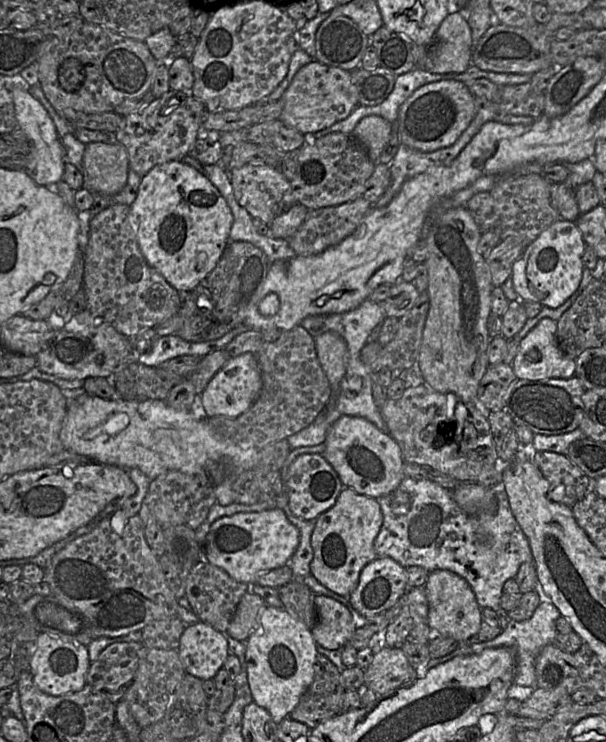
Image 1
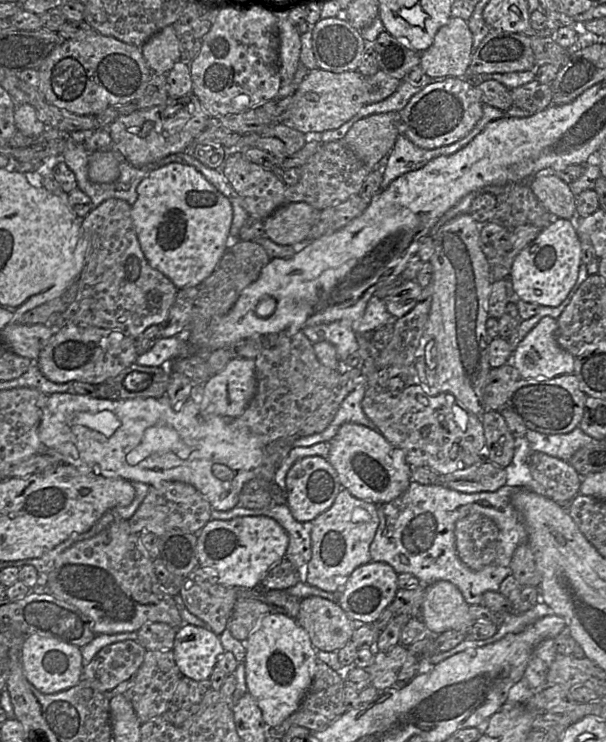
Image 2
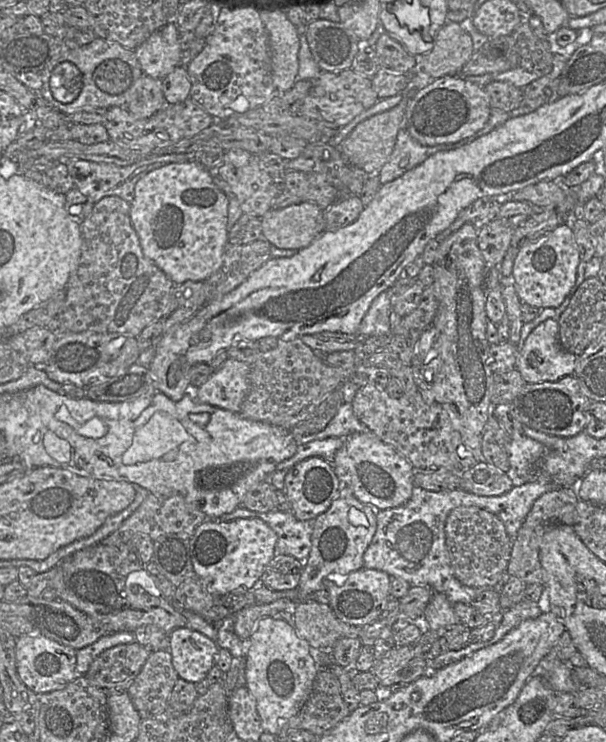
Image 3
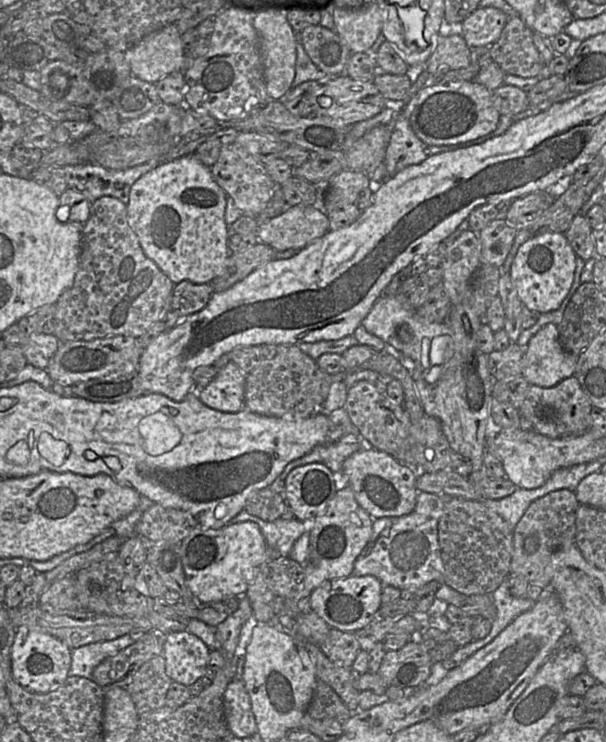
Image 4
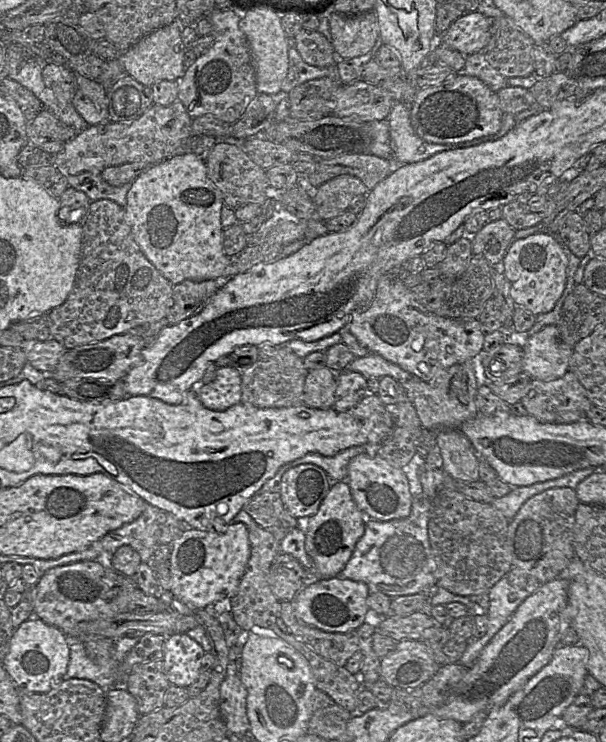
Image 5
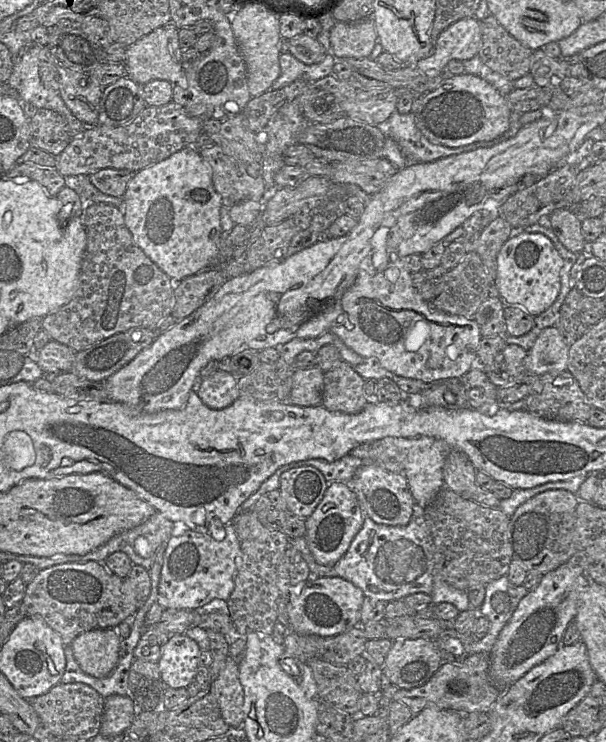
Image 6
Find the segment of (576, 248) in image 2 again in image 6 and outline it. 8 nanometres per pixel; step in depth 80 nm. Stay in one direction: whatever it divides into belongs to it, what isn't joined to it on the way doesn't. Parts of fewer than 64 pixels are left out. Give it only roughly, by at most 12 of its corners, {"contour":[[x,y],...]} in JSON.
{"contour":[[514,232],[494,292],[536,317],[556,301],[563,259],[542,233]]}

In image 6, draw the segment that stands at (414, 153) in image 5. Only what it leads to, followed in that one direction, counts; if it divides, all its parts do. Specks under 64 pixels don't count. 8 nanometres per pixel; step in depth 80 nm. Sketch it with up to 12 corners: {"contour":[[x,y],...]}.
{"contour":[[395,111],[385,125],[410,162],[432,162],[514,137],[523,113],[512,111],[509,129],[490,141],[450,148],[430,142],[412,112]]}

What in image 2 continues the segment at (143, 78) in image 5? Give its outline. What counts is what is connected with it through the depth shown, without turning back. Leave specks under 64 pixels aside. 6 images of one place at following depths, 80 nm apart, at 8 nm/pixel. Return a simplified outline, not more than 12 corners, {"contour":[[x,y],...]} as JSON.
{"contour":[[173,25],[140,48],[152,73],[167,74],[181,59]]}

